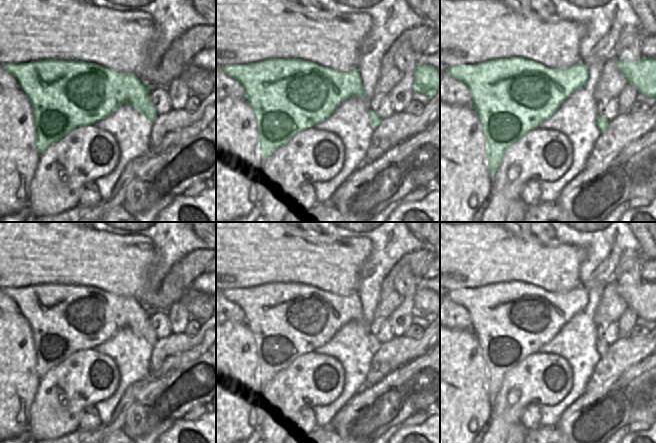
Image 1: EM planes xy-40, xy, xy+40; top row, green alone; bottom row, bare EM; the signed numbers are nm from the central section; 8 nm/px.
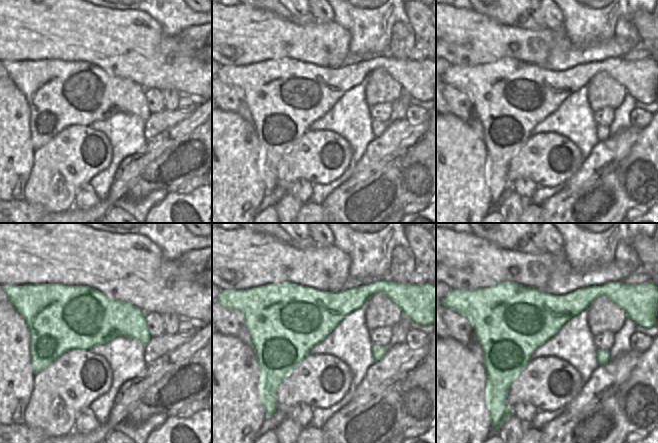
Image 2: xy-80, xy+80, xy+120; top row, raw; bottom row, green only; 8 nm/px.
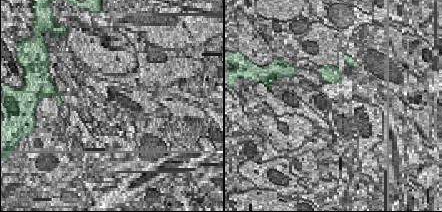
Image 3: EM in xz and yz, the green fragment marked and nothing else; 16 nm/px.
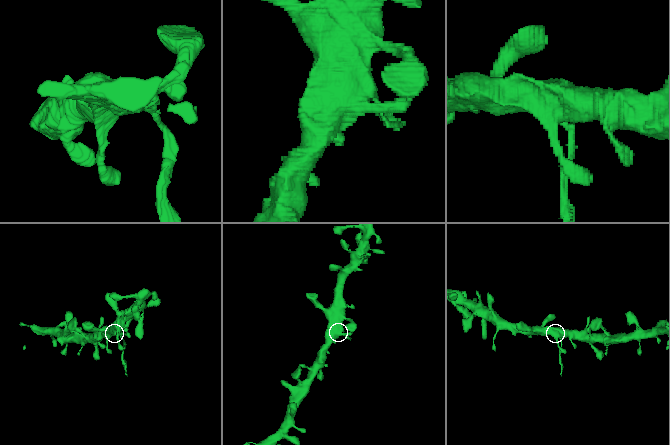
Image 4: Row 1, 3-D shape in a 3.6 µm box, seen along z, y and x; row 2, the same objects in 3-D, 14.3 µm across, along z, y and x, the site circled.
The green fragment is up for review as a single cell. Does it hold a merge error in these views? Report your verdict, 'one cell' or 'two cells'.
two cells

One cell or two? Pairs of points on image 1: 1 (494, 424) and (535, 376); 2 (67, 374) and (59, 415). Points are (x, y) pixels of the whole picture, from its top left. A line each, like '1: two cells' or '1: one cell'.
1: one cell
2: one cell

